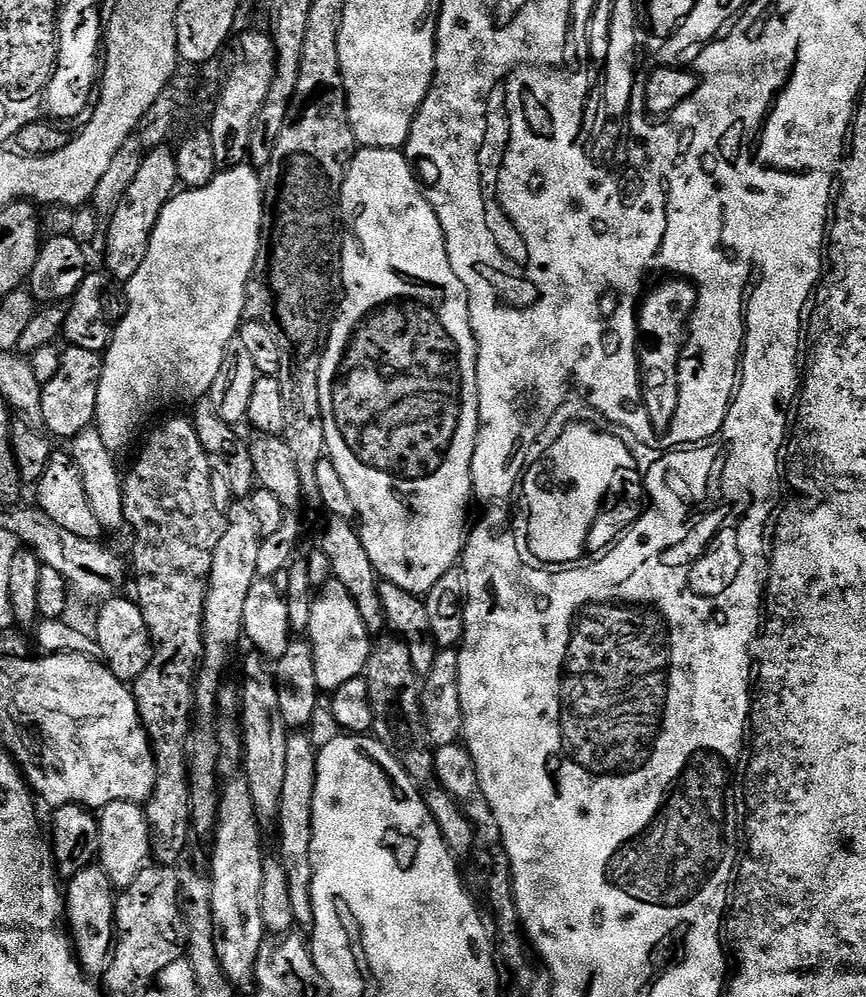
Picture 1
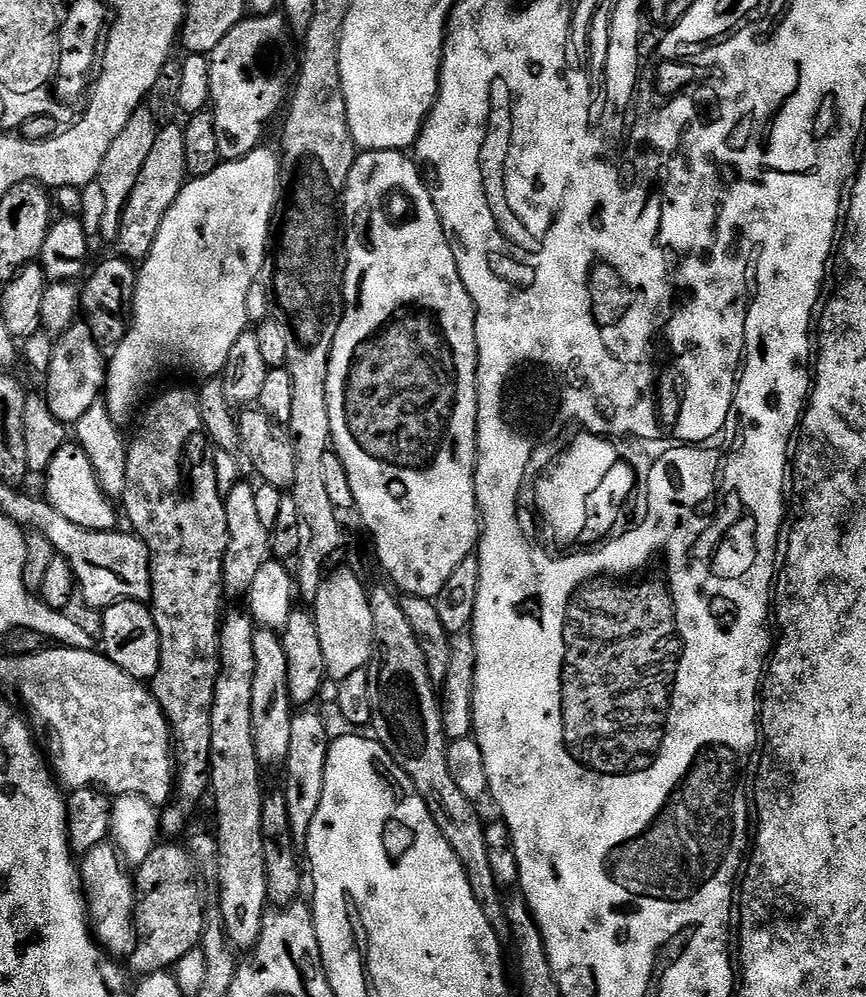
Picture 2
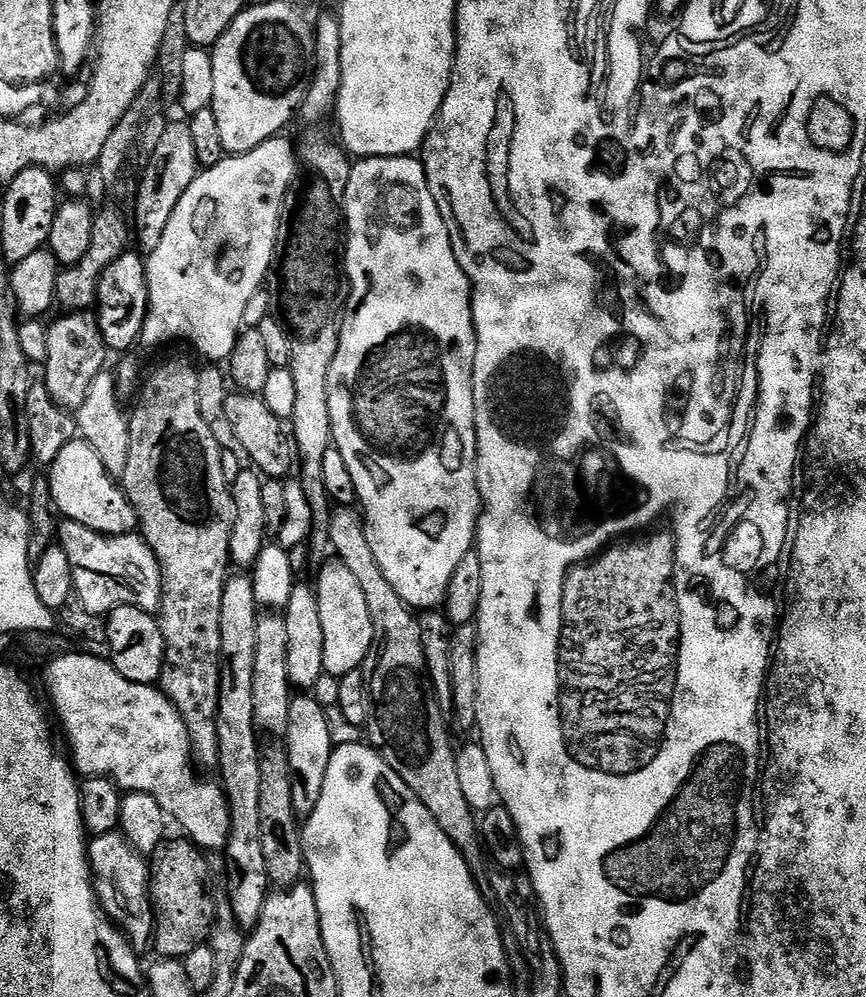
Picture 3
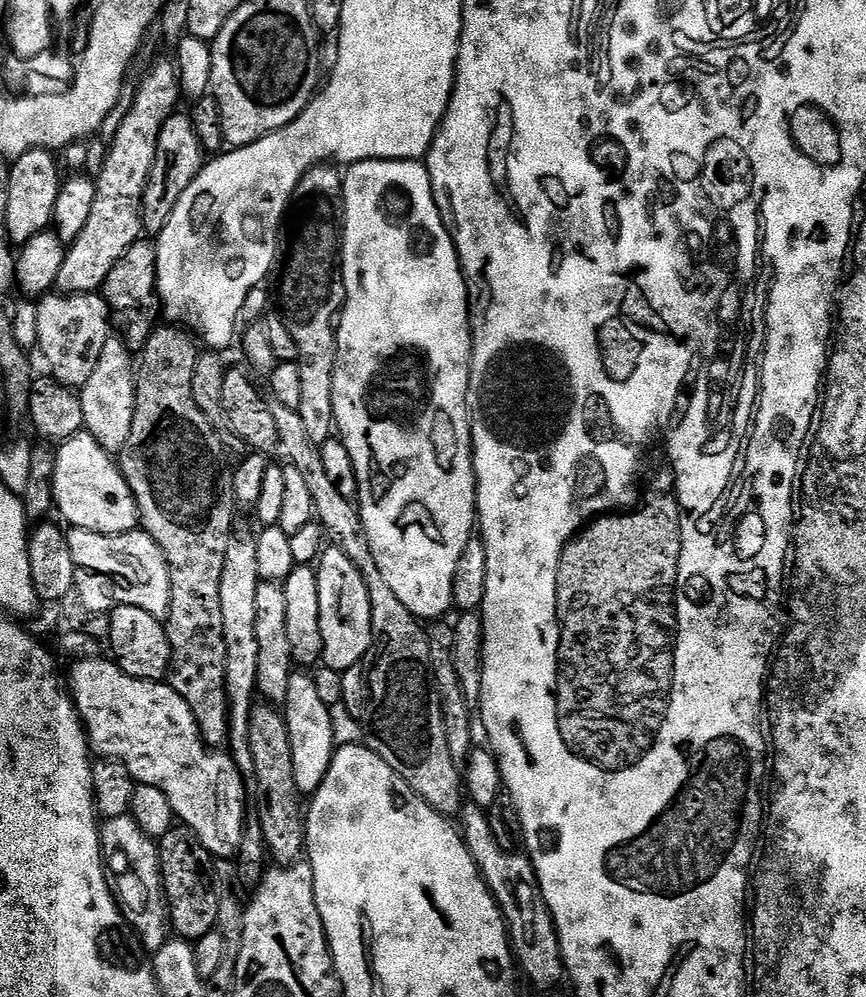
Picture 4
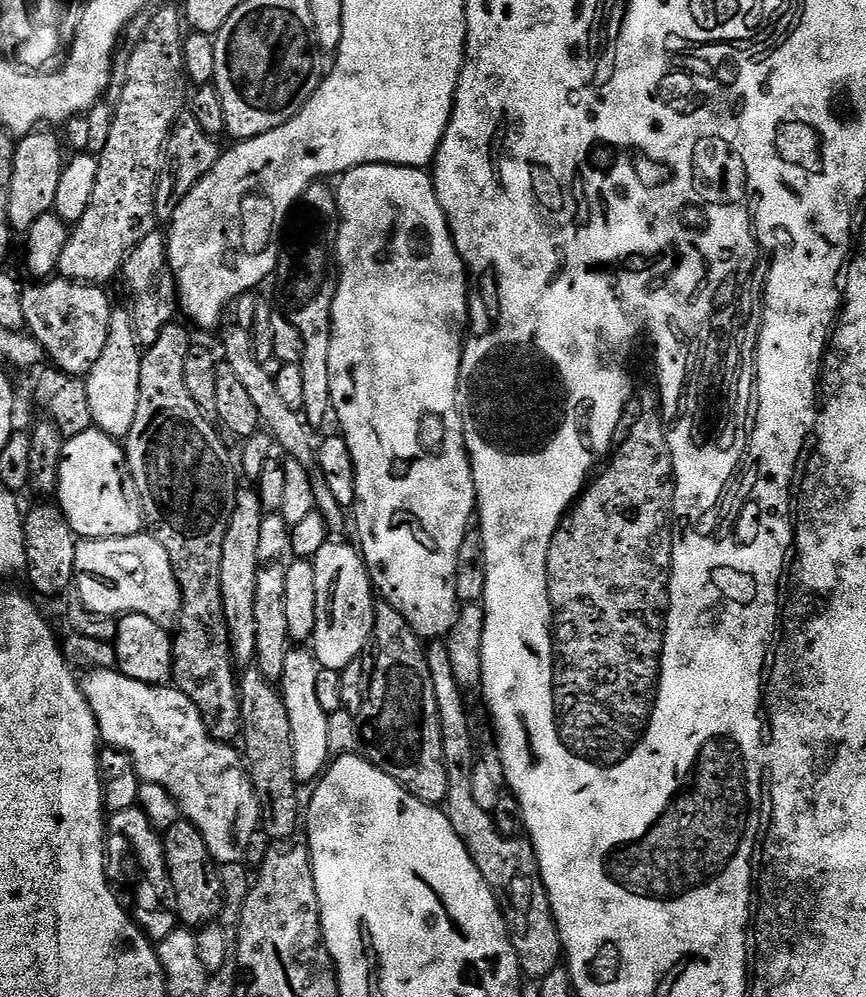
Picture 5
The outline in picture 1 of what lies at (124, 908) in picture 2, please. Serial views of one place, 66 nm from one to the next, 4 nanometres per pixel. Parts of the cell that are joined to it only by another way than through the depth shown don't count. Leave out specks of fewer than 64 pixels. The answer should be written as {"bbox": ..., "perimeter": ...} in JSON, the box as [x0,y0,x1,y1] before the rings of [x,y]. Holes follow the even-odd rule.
{"bbox":[66,867,117,977],"perimeter":[[[88,867],[67,881],[66,924],[74,941],[76,959],[89,977],[99,977],[114,952],[117,901],[117,889],[103,867]]]}

